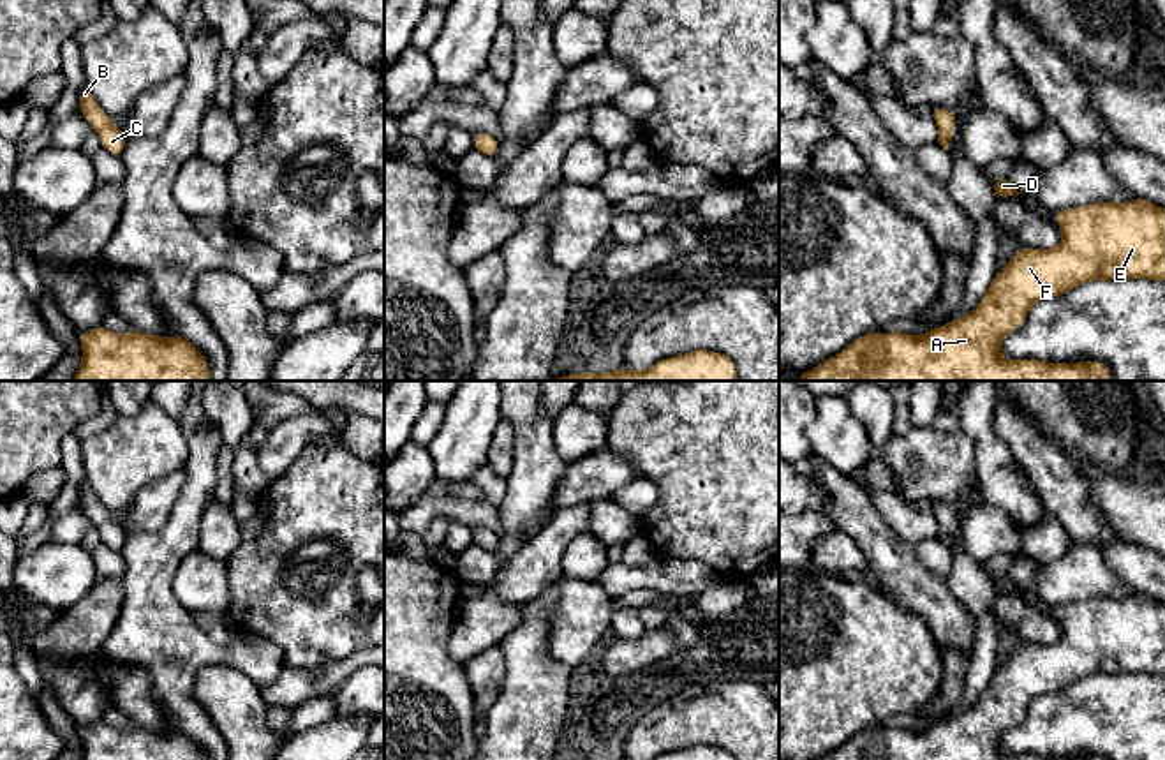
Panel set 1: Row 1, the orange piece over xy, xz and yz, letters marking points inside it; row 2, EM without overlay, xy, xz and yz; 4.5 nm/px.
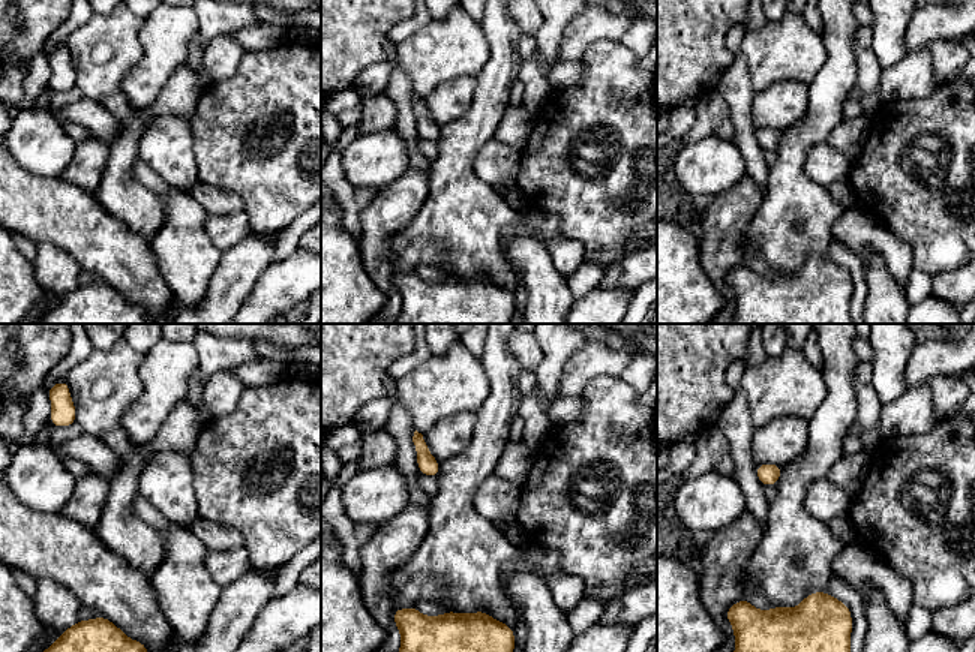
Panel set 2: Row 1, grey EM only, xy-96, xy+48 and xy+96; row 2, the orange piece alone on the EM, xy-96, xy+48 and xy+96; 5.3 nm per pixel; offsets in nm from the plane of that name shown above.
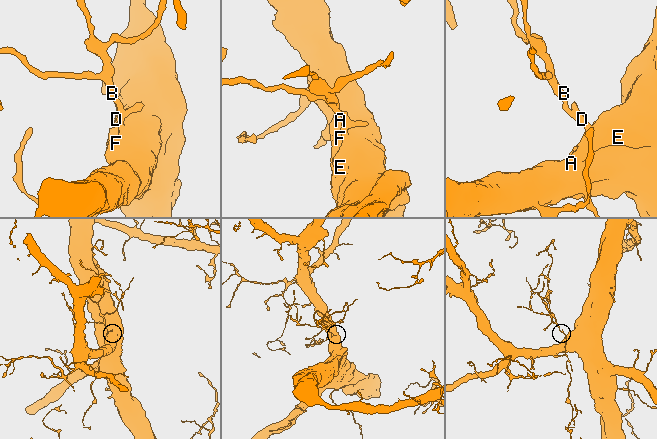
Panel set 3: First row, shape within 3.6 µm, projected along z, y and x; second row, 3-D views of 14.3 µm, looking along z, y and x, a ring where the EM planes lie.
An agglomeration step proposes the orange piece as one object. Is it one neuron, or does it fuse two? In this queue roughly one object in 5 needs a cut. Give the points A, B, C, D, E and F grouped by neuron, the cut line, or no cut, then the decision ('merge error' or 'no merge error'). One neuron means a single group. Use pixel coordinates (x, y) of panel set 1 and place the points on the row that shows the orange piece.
A B C D E F | no cut | no merge error

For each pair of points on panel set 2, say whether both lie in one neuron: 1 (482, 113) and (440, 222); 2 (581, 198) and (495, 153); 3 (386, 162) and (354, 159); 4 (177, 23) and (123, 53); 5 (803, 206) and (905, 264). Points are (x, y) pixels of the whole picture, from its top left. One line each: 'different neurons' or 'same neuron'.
1: same neuron
2: different neurons
3: same neuron
4: different neurons
5: different neurons

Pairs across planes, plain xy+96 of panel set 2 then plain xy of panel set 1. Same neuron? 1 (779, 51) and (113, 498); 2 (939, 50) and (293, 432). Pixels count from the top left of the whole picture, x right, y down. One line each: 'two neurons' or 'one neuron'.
1: one neuron
2: two neurons

